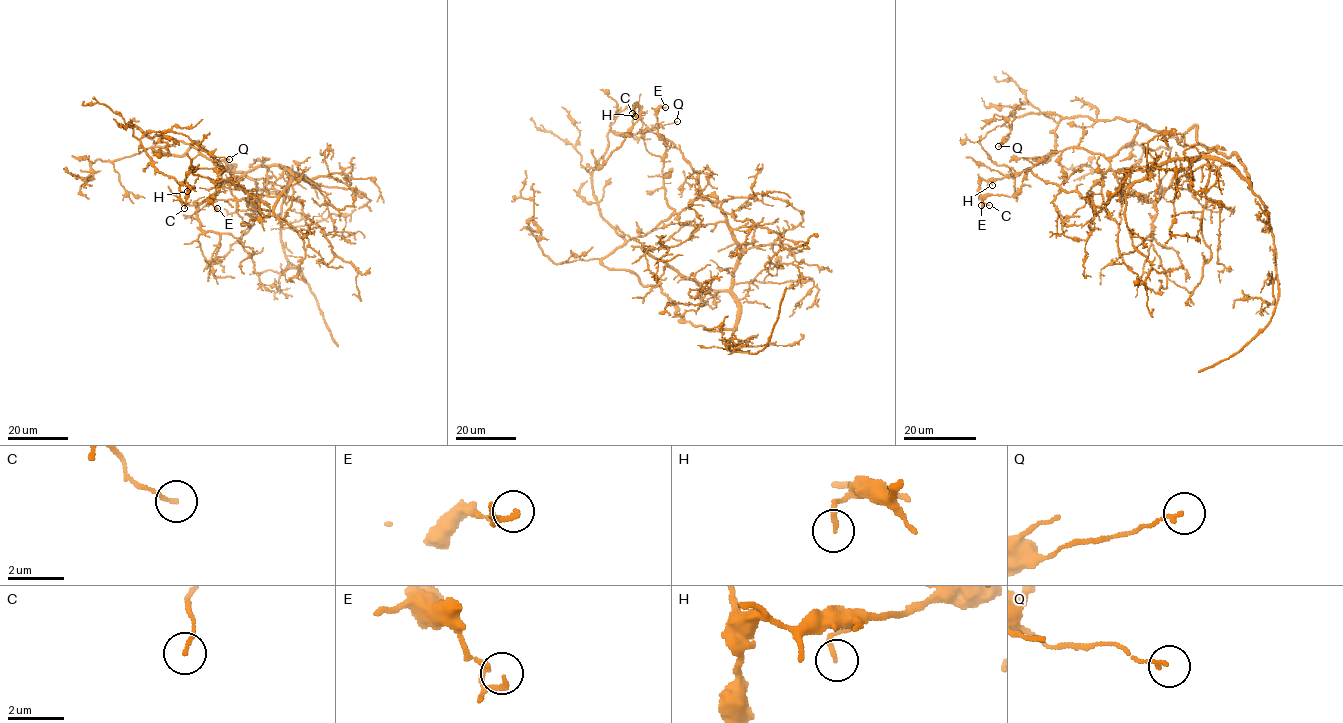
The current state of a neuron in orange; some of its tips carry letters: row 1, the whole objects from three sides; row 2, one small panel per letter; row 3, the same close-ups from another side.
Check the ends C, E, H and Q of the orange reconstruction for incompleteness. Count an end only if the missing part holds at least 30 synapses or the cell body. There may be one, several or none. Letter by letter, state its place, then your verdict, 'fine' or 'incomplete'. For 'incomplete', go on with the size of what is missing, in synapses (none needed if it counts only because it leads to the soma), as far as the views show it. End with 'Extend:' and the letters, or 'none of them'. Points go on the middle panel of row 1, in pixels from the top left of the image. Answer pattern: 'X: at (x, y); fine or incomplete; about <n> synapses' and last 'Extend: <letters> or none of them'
C: at (632, 113); fine
E: at (665, 107); fine
H: at (635, 116); fine
Q: at (677, 121); fine
Extend: none of them

